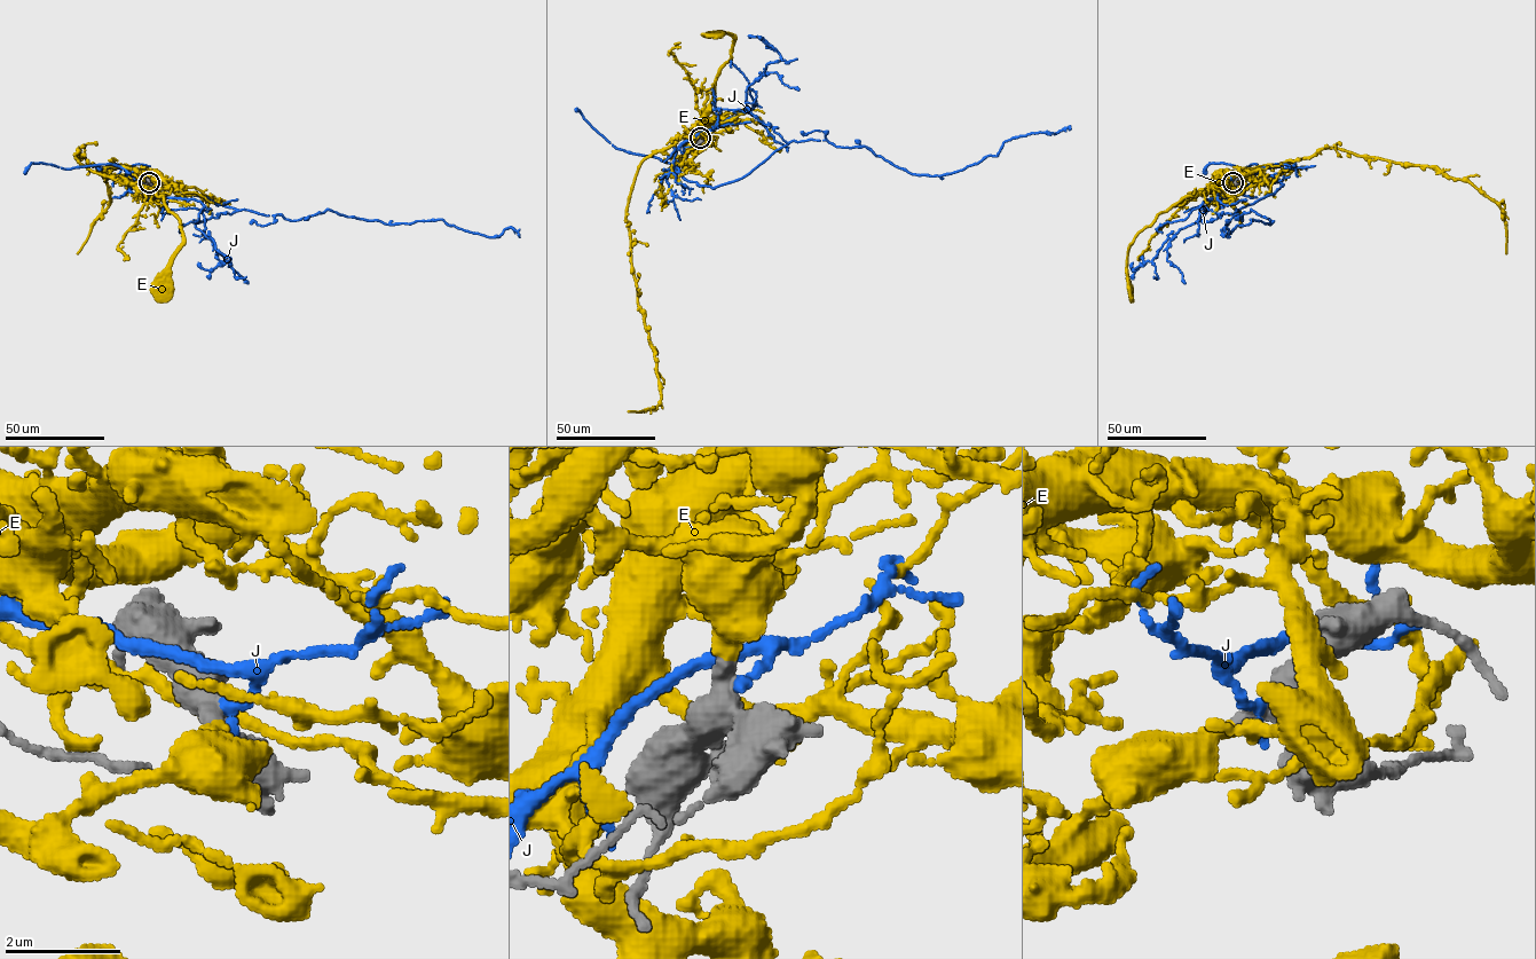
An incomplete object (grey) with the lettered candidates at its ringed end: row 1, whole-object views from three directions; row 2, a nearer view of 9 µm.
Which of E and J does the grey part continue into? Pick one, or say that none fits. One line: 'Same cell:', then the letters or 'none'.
Same cell: E

